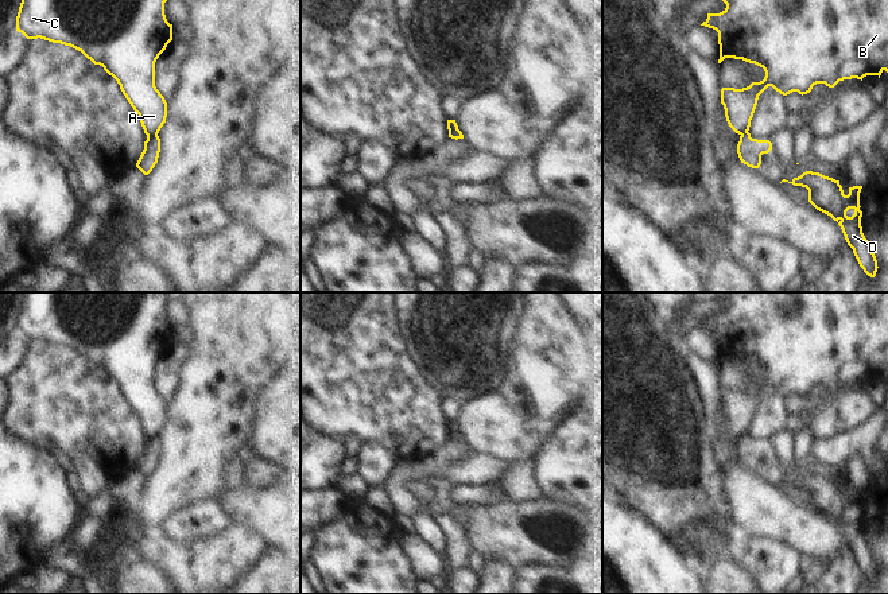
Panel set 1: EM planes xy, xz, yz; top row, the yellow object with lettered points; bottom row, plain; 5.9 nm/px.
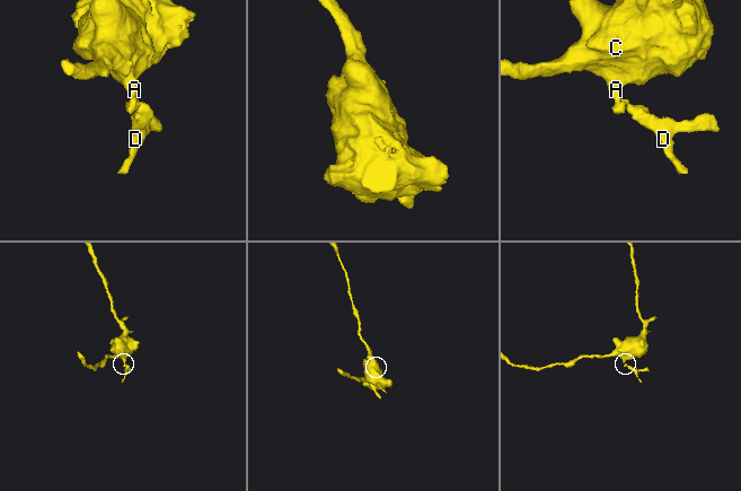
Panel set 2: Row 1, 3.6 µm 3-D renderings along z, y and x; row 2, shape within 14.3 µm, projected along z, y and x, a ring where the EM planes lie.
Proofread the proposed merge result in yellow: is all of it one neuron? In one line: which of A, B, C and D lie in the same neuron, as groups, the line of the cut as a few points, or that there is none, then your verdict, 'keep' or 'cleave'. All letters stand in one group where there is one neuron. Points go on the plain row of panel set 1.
A B C / D; cut in xy along (156, 435), (147, 439); cleave

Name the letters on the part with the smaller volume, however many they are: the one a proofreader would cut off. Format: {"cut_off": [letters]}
{"cut_off": ["D"]}

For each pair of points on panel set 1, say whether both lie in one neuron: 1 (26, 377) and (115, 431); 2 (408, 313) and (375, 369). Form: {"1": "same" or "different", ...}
{"1": "same", "2": "different"}

